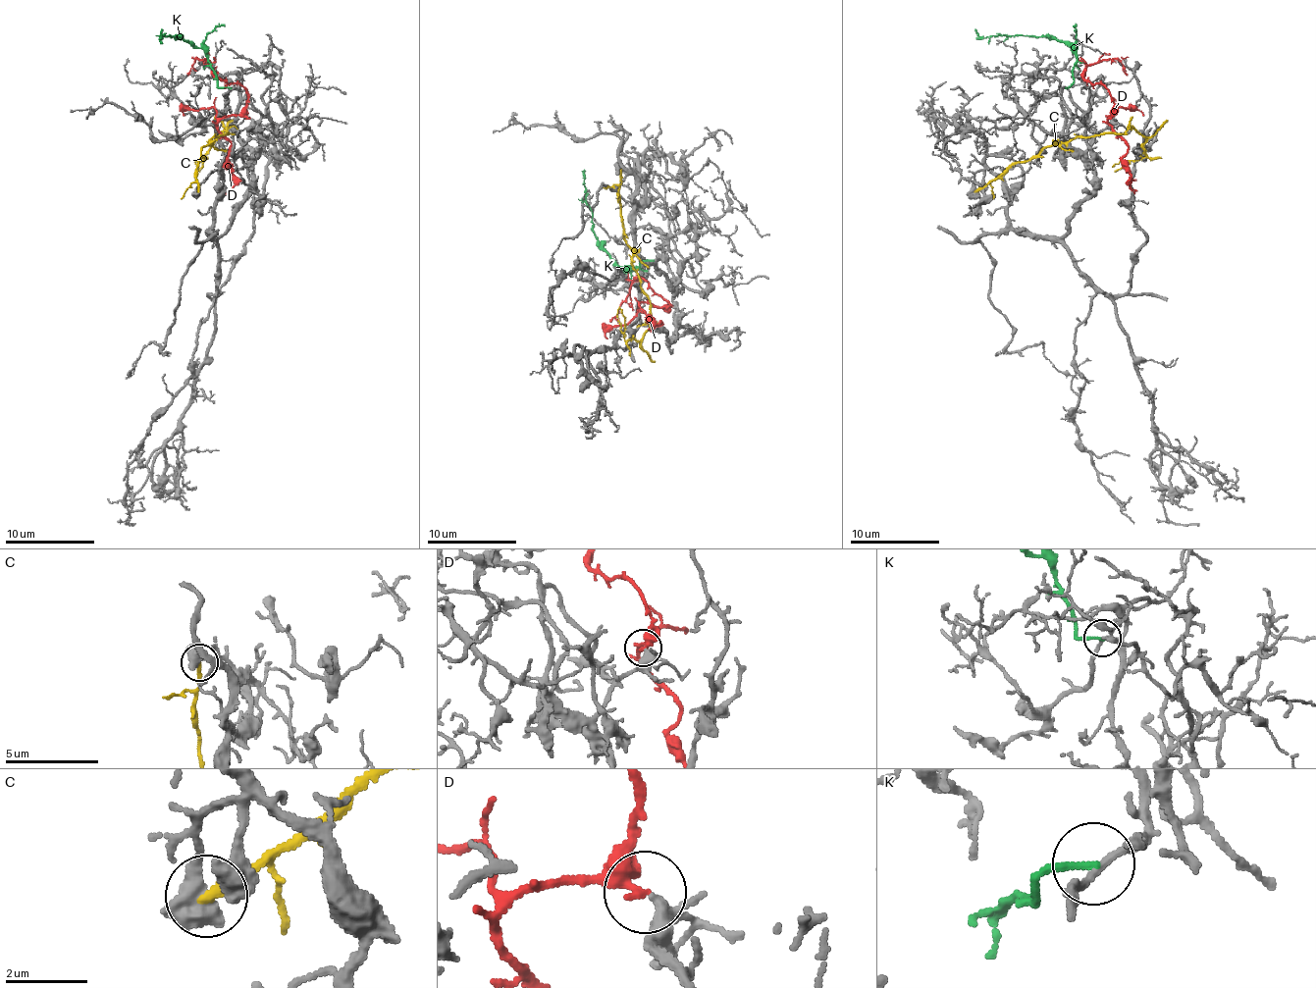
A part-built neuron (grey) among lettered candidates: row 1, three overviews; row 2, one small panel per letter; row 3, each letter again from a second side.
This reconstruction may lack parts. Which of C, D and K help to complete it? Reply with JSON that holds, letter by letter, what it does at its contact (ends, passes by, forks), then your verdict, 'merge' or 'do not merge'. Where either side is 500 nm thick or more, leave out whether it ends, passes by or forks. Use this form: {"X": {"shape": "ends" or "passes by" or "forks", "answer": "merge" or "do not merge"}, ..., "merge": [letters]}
{"C": {"answer": "do not merge"}, "D": {"shape": "ends", "answer": "merge"}, "K": {"shape": "ends", "answer": "do not merge"}, "merge": ["D"]}

